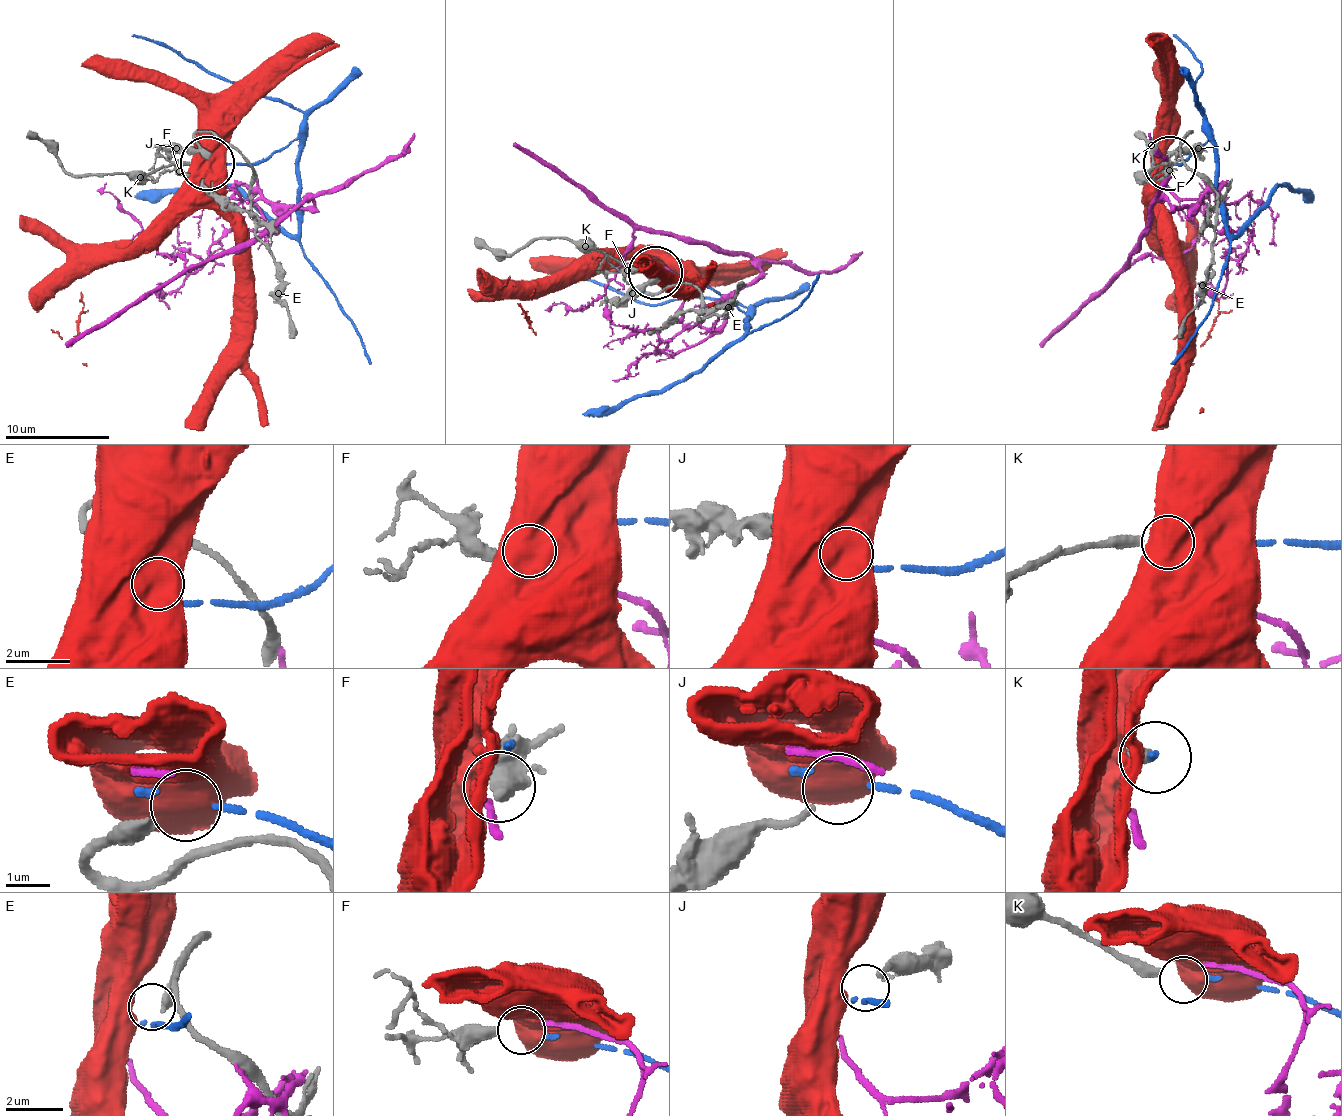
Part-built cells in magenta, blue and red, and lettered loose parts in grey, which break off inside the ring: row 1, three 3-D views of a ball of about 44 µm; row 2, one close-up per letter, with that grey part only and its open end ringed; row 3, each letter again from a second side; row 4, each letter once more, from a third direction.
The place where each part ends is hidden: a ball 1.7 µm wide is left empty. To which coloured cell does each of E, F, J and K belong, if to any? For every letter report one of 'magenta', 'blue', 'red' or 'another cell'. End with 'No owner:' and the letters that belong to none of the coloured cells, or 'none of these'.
E: another cell
F: magenta
J: another cell
K: blue
No owner: E, J

